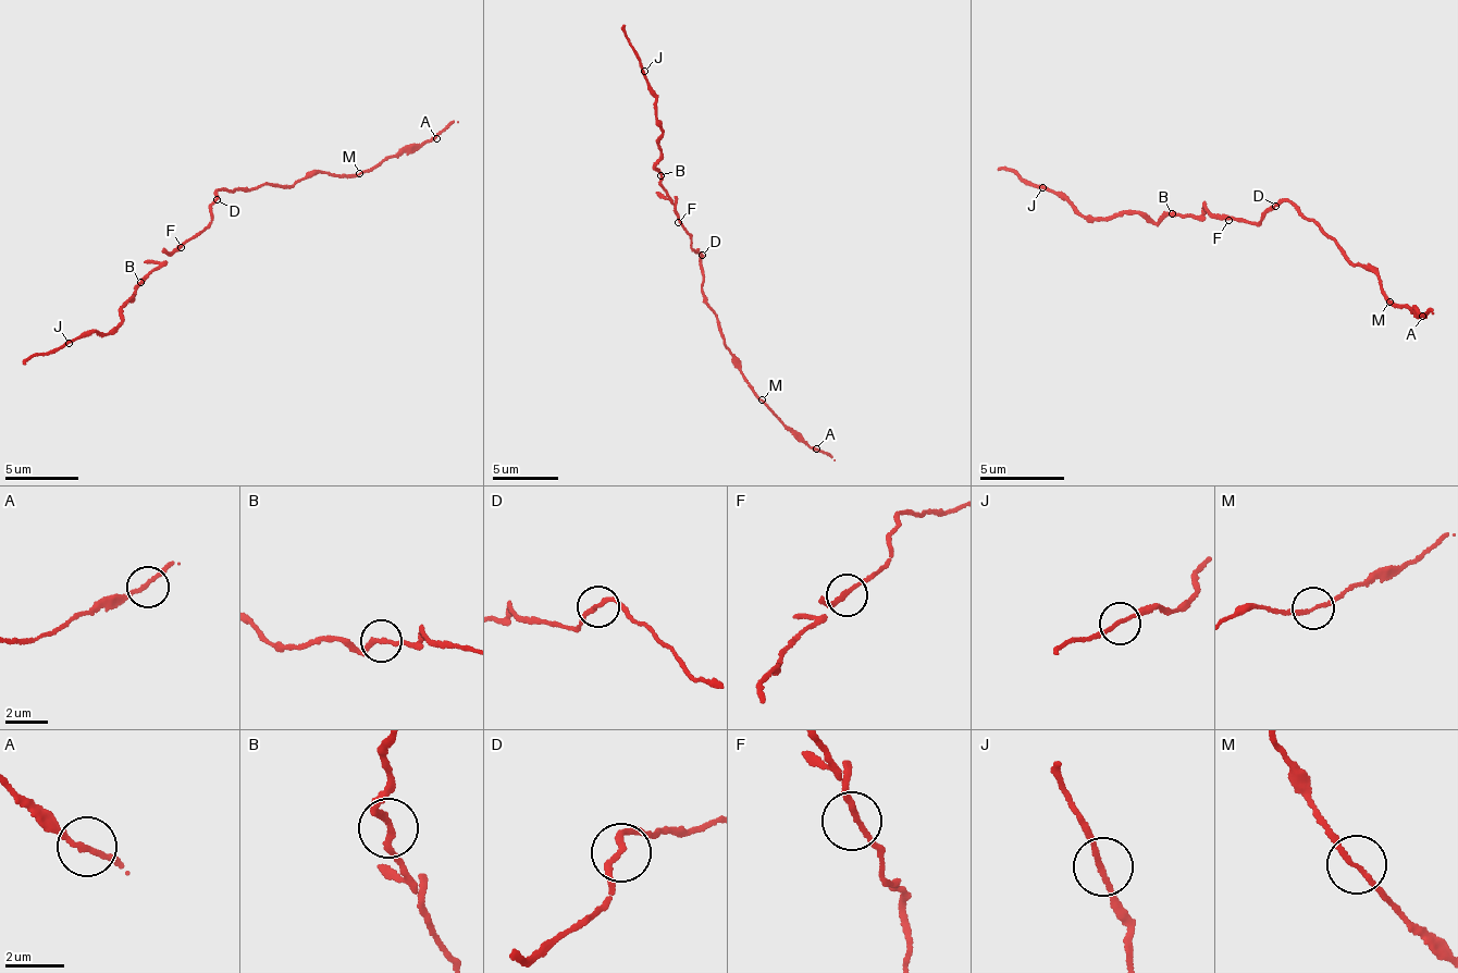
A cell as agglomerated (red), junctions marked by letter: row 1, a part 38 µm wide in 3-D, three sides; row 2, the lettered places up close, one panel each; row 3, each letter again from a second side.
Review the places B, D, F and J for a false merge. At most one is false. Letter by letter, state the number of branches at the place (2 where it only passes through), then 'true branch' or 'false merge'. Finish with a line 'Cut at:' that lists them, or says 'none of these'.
B: branches 2; true branch
D: branches 2; true branch
F: branches 2; true branch
J: branches 2; true branch
Cut at: none of these

